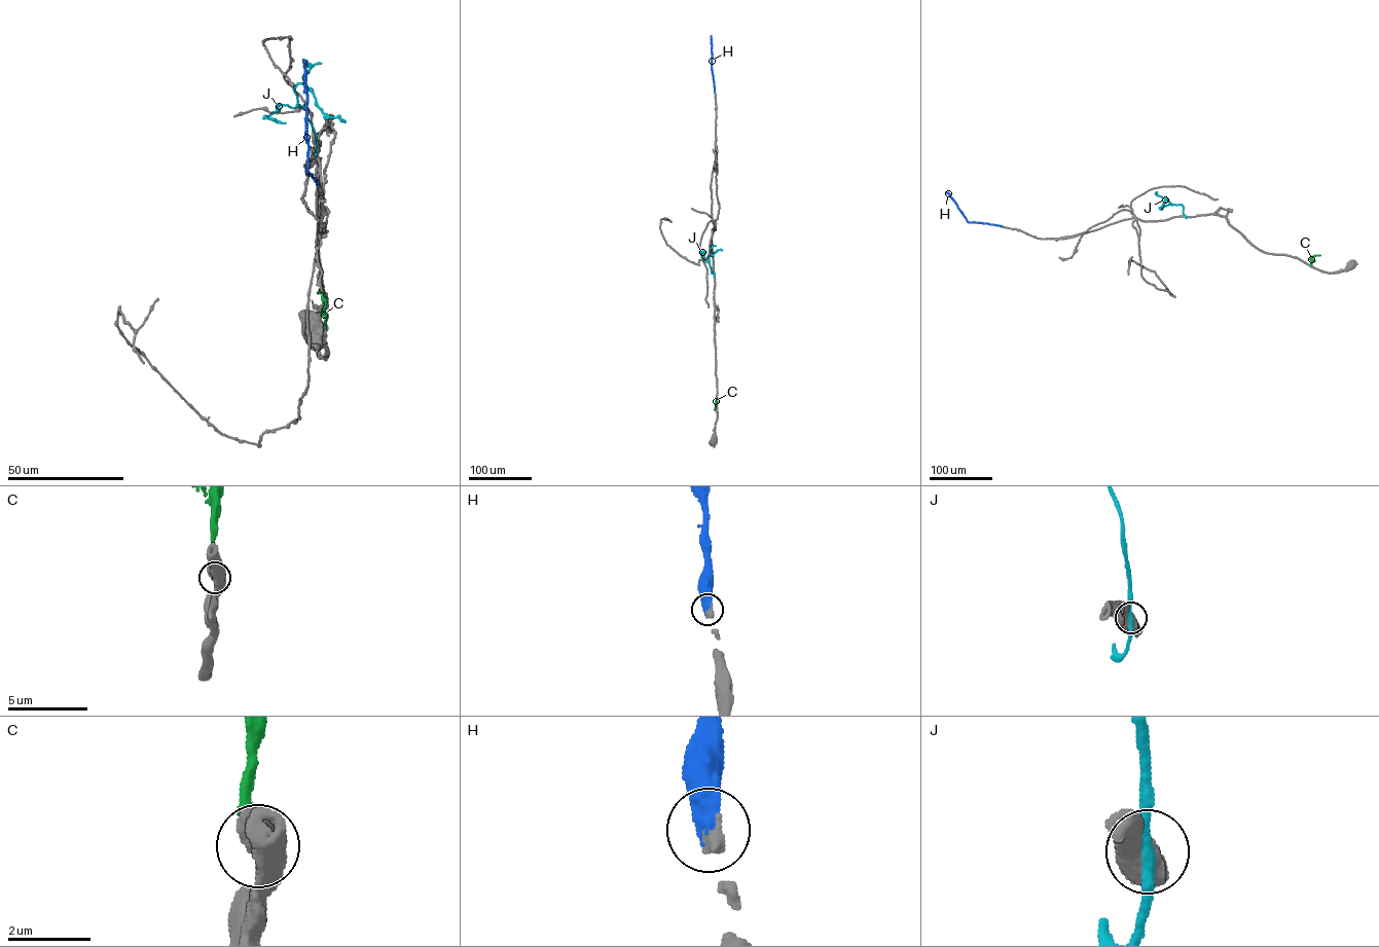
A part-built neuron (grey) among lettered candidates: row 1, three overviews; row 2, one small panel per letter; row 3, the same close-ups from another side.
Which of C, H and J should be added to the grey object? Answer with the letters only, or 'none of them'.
H

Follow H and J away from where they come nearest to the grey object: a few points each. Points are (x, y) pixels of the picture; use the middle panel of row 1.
H: (715, 92), (711, 36)
J: (714, 275), (708, 257), (722, 250)

